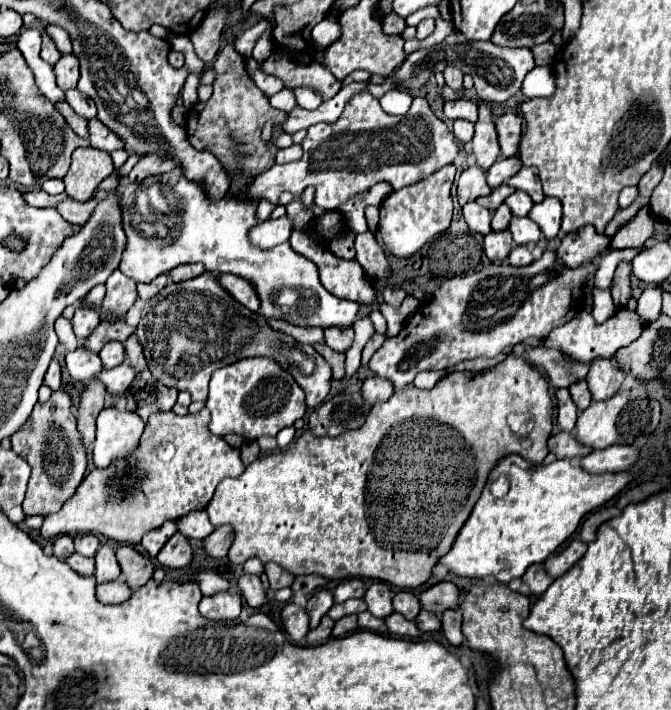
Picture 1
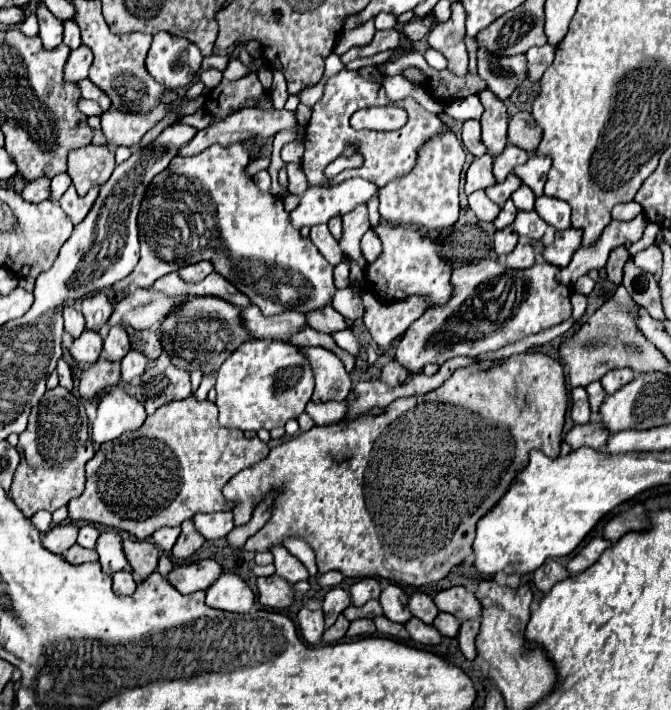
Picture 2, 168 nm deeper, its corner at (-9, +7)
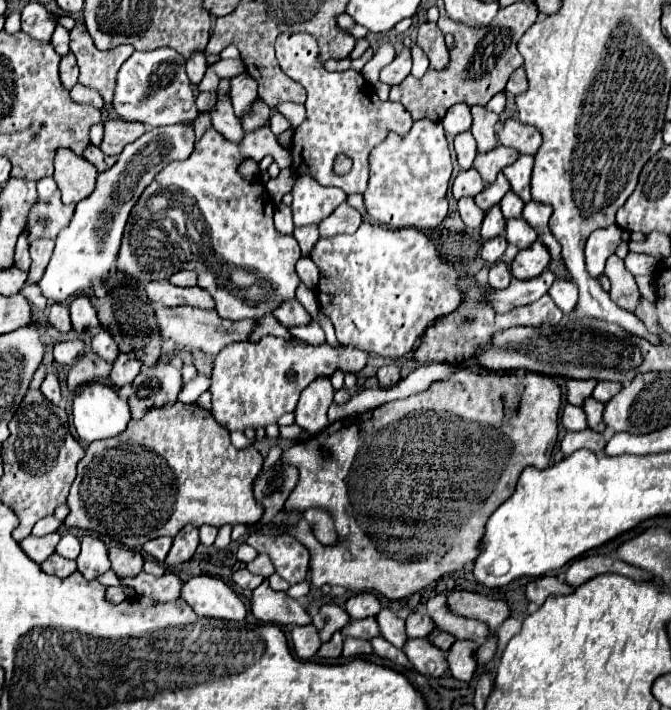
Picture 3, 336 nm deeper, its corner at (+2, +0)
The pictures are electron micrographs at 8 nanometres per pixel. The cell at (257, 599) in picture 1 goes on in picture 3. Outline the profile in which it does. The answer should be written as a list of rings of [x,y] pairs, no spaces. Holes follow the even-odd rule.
[[[267,579],[257,589],[253,589],[253,609],[251,611],[259,621],[265,621],[265,623],[279,623],[279,625],[311,623],[311,617],[301,607],[301,603],[291,599],[283,591],[271,589]]]

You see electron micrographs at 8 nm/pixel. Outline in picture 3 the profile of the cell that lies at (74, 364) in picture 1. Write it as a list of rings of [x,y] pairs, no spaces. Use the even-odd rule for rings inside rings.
[[[81,339],[61,341],[55,345],[55,361],[61,365],[73,365],[81,355],[85,355],[85,341]]]

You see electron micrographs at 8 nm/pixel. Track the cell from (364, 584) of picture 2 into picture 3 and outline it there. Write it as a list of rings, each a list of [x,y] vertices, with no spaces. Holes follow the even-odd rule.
[[[359,593],[359,595],[353,595],[347,599],[347,605],[345,605],[349,617],[353,619],[365,619],[369,615],[377,615],[379,609],[381,609],[381,603],[379,599],[373,595],[373,593]]]

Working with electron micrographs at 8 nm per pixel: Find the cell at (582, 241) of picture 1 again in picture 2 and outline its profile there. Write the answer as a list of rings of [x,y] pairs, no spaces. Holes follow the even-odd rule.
[[[568,228],[564,232],[556,232],[556,238],[552,244],[546,244],[542,250],[542,256],[548,264],[554,264],[558,268],[568,266],[568,260],[572,258],[572,252],[580,246],[580,230]]]

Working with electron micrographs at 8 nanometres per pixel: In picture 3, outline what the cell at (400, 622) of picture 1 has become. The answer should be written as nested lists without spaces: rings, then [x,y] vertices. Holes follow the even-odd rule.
[[[407,639],[403,651],[419,673],[439,677],[447,669],[445,655],[437,647],[433,647],[427,639]]]

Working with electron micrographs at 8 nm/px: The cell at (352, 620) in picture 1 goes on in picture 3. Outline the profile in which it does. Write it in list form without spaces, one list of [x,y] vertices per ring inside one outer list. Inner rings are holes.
[[[347,637],[345,645],[343,645],[343,655],[345,657],[359,657],[359,655],[369,655],[371,643],[367,639],[355,639],[355,637]]]

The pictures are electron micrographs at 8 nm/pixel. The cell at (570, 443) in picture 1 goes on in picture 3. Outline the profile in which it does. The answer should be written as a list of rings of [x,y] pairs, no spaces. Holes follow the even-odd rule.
[[[591,429],[569,431],[561,441],[561,451],[565,455],[571,455],[577,449],[589,449],[593,453],[599,453],[605,449],[605,437],[601,433],[591,431]]]

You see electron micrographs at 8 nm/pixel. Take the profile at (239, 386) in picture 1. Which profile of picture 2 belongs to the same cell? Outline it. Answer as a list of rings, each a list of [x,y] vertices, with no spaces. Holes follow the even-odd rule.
[[[248,340],[238,346],[226,362],[218,368],[216,406],[220,410],[220,424],[240,430],[272,430],[284,426],[290,418],[298,418],[310,402],[314,390],[314,372],[308,356],[300,348],[284,340]]]

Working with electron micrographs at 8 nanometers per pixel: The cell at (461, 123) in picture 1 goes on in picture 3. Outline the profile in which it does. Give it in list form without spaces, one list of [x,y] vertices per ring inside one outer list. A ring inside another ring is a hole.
[[[465,131],[455,137],[455,153],[457,153],[457,161],[459,161],[461,169],[473,167],[473,161],[477,157],[477,147],[475,147],[475,139],[473,139],[471,131]]]

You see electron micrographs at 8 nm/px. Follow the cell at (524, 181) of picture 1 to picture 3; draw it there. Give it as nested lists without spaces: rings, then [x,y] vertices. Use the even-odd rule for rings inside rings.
[[[519,155],[519,159],[503,169],[503,175],[509,179],[511,189],[525,201],[531,201],[531,175],[533,175],[533,155]]]

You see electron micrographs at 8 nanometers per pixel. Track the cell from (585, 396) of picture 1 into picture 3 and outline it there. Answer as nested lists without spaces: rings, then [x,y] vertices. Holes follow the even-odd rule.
[[[589,397],[589,399],[585,399],[585,403],[583,403],[583,411],[585,411],[585,415],[587,415],[587,425],[589,425],[589,429],[593,429],[593,431],[597,431],[597,433],[603,433],[603,429],[605,429],[605,425],[603,425],[603,403],[601,401],[597,401],[597,399],[593,399],[593,397]]]

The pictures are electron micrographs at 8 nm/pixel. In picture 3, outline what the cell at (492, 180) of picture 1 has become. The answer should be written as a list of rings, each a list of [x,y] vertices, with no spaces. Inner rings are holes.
[[[497,145],[493,151],[475,157],[475,169],[479,171],[485,185],[491,185],[493,179],[497,177],[497,173],[501,173],[501,169],[505,169],[507,165],[515,163],[517,157],[519,157],[519,153],[515,149]]]

